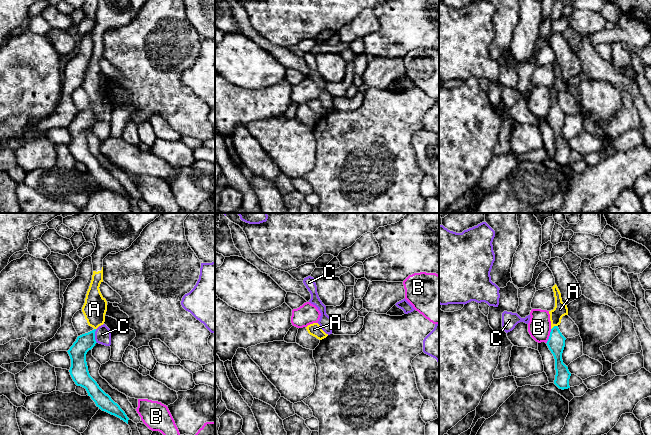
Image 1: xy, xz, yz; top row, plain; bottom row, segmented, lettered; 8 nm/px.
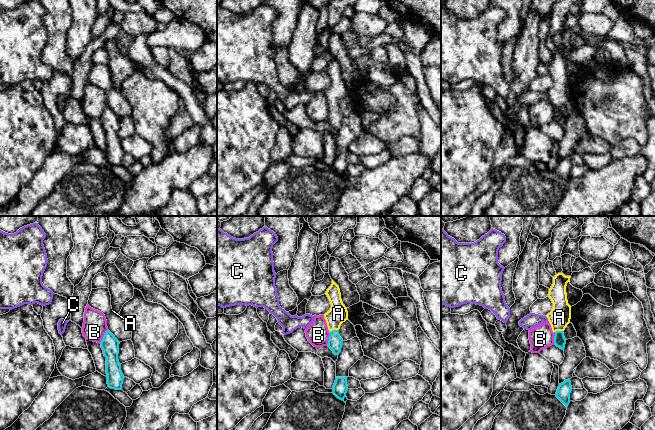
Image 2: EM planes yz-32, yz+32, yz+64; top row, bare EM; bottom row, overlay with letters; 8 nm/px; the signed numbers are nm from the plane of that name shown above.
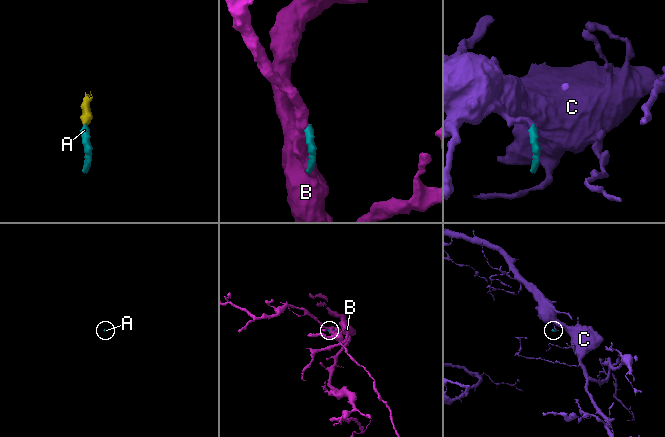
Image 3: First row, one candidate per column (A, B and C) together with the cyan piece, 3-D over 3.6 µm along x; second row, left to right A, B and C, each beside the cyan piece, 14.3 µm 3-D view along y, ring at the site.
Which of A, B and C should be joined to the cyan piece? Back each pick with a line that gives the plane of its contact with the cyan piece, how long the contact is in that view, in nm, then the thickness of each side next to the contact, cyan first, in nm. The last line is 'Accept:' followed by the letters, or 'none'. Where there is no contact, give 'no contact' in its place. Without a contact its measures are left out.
A: contact in yz; length 70 nm; calibres 140 and 110 nm
Accept: A

